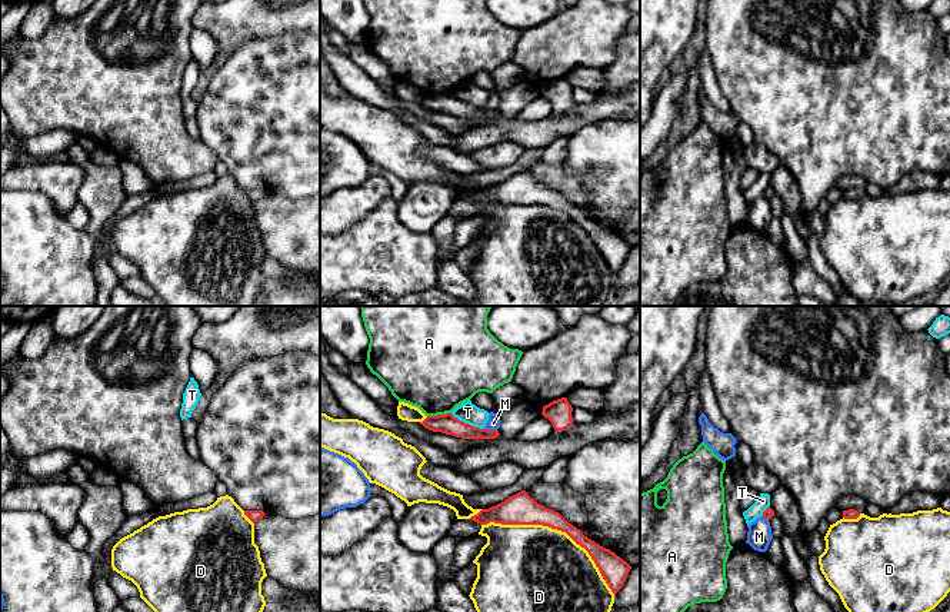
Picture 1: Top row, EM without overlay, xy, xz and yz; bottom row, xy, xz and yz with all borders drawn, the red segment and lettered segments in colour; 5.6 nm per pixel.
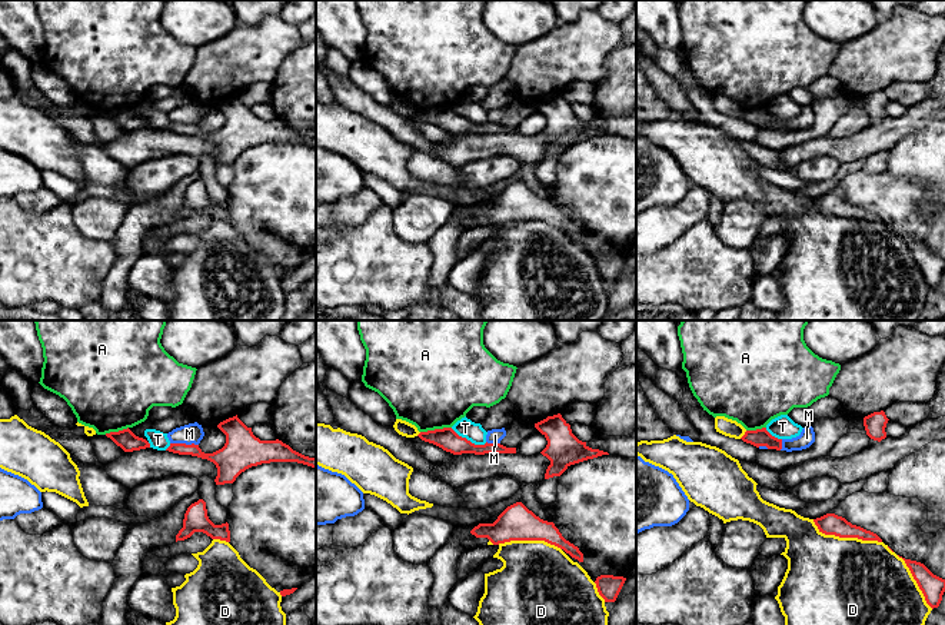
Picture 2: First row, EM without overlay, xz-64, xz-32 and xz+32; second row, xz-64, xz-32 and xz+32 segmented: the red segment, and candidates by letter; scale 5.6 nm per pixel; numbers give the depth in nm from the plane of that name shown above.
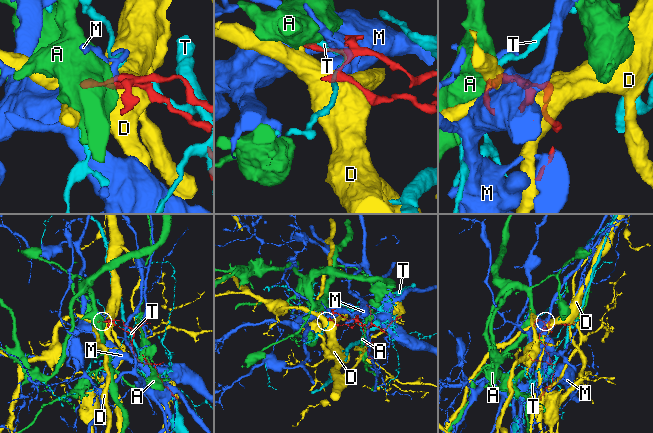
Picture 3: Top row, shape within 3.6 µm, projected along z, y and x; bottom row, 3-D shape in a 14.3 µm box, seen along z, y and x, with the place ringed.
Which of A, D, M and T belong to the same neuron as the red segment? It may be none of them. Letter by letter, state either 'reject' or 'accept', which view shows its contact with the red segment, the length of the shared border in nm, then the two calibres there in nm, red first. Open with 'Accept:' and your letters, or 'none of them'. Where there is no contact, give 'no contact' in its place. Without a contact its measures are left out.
Accept: none of them
A: reject; meets red in xz; contact 140 nm long; 110 nm thick on the red side, 460 nm on the other
D: reject; meets red in xz; contact 850 nm long; 180 nm thick on the red side, 480 nm on the other
M: reject; meets red in xz; contact 70 nm long; 110 nm thick on the red side, 80 nm on the other
T: reject; meets red in xz; contact 200 nm long; 110 nm thick on the red side, 120 nm on the other

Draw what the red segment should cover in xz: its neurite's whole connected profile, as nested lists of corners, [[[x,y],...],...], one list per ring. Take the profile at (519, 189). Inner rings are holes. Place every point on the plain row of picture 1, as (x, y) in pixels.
[[[526,170],[510,176],[496,186],[481,189],[470,199],[456,199],[447,214],[466,219],[479,214],[481,206],[490,202],[501,204],[543,204],[566,212],[589,232],[614,275],[623,267],[631,249],[614,232],[584,216],[580,209],[569,203],[559,192],[541,186]]]

